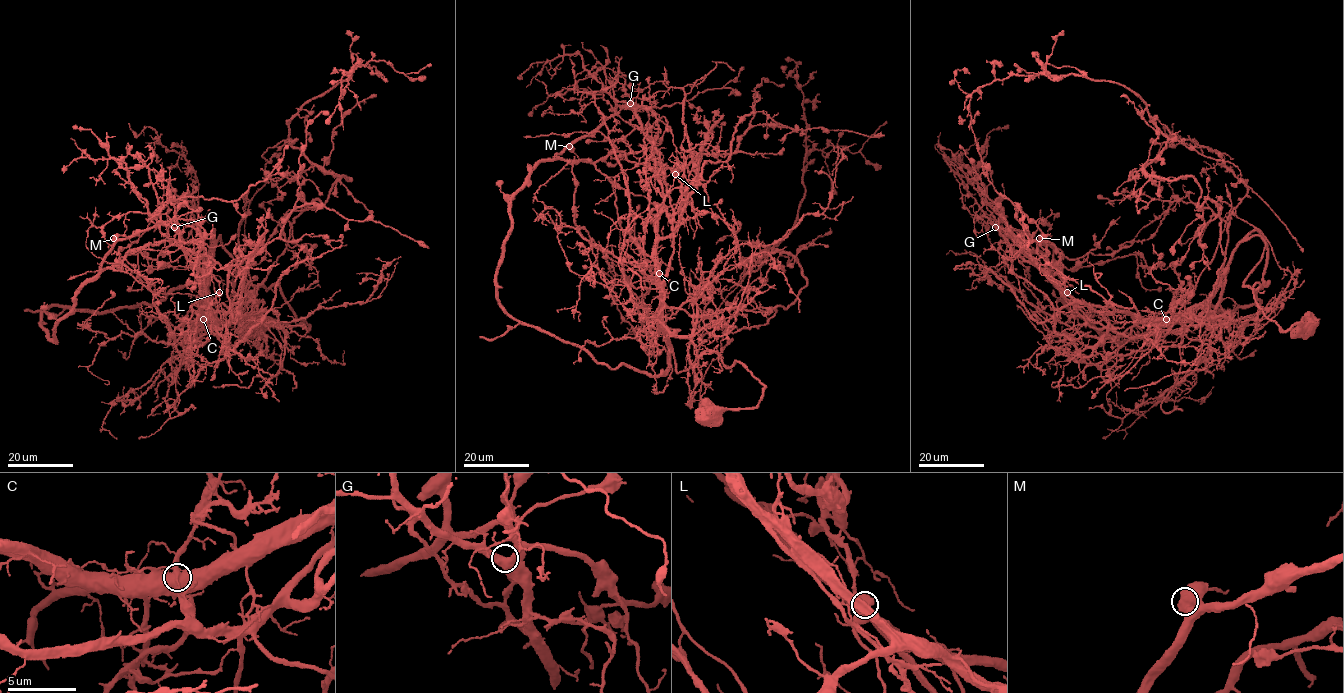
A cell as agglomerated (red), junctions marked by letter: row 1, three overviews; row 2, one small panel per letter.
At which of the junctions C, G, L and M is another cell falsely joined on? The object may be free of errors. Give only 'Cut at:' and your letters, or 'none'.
Cut at: C

